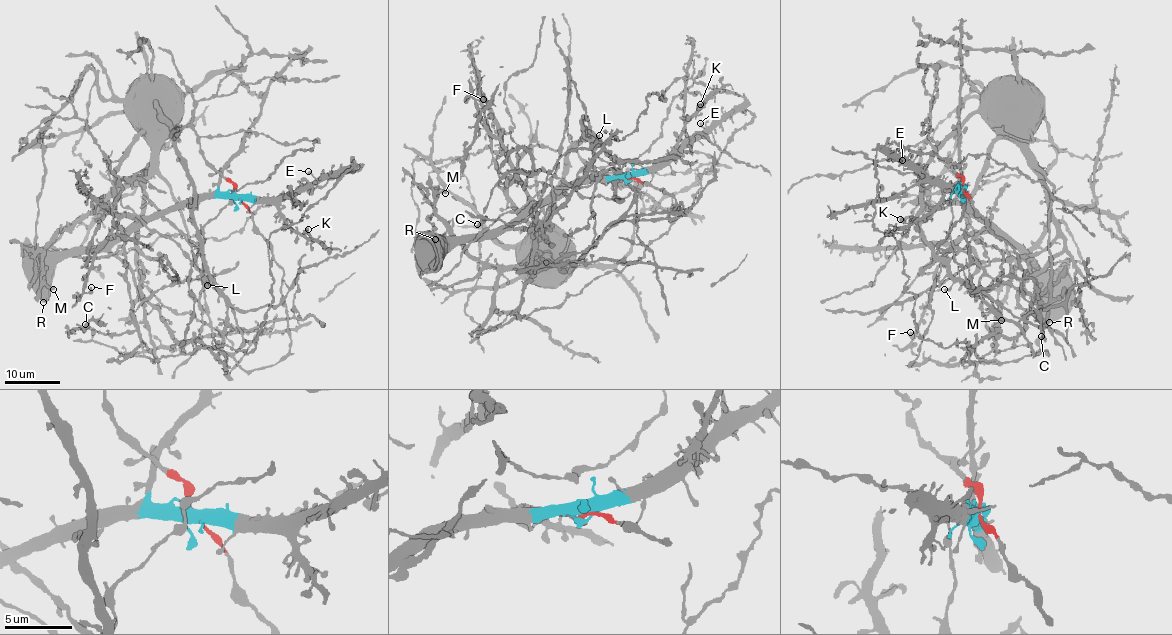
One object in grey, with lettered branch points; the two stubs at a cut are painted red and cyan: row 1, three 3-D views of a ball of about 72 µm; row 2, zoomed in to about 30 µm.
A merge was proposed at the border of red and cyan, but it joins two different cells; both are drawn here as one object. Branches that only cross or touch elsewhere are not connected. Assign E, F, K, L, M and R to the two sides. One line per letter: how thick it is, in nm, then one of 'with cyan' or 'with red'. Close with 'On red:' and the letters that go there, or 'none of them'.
E: calibre 320 nm; with cyan
F: calibre 440 nm; with cyan
K: calibre 480 nm; with cyan
L: calibre 380 nm; with red
M: calibre 360 nm; with red
R: calibre 500 nm; with cyan
On red: L, M

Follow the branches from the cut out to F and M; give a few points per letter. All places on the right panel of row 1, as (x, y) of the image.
F: (962, 188), (976, 218), (991, 228), (970, 231), (949, 251), (937, 269), (935, 284), (913, 338), (910, 331)
M: (962, 188), (1016, 254), (1022, 296), (1044, 339), (1052, 187), (1037, 168), (1048, 220), (1009, 281), (1001, 320)

